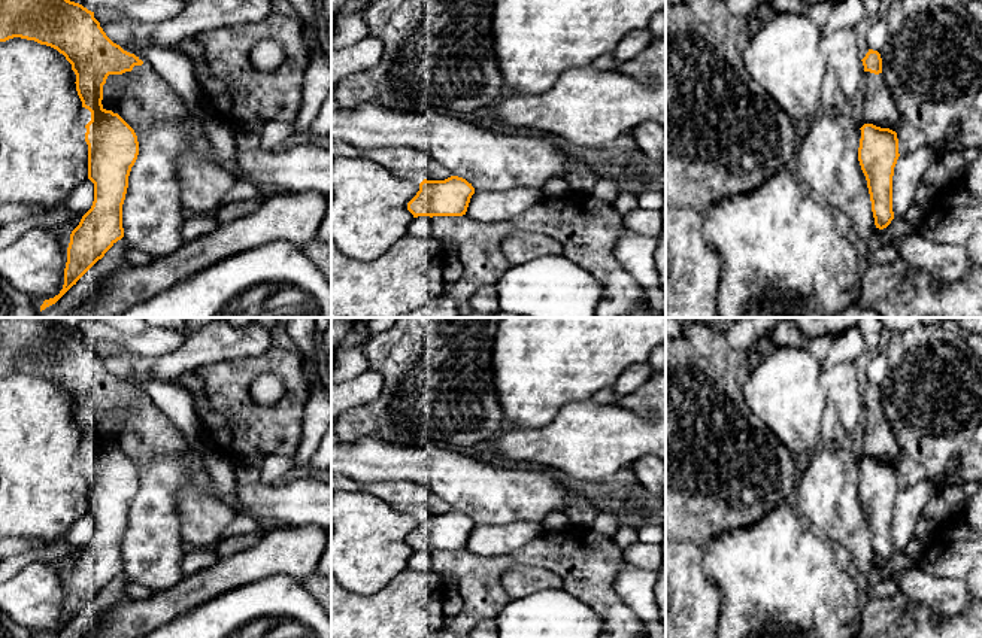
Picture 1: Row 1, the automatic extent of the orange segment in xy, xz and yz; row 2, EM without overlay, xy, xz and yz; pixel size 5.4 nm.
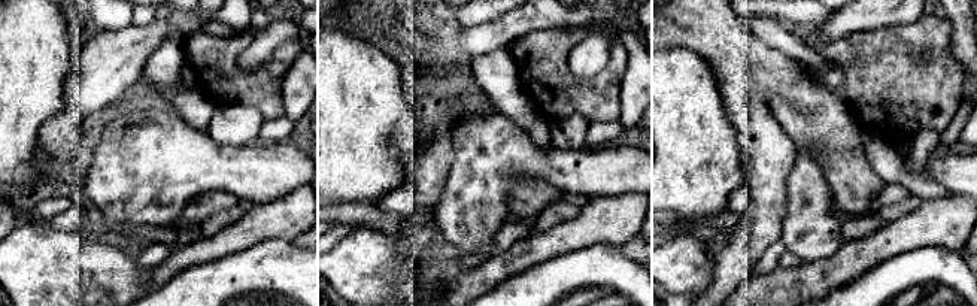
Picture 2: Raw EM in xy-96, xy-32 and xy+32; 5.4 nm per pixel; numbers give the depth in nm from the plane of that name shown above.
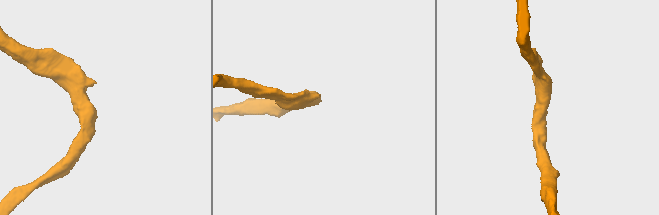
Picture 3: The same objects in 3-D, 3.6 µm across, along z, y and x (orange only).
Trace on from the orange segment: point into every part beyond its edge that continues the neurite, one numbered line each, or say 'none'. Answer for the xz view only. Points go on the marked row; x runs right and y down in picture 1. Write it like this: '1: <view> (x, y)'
1: xz (485, 207)

